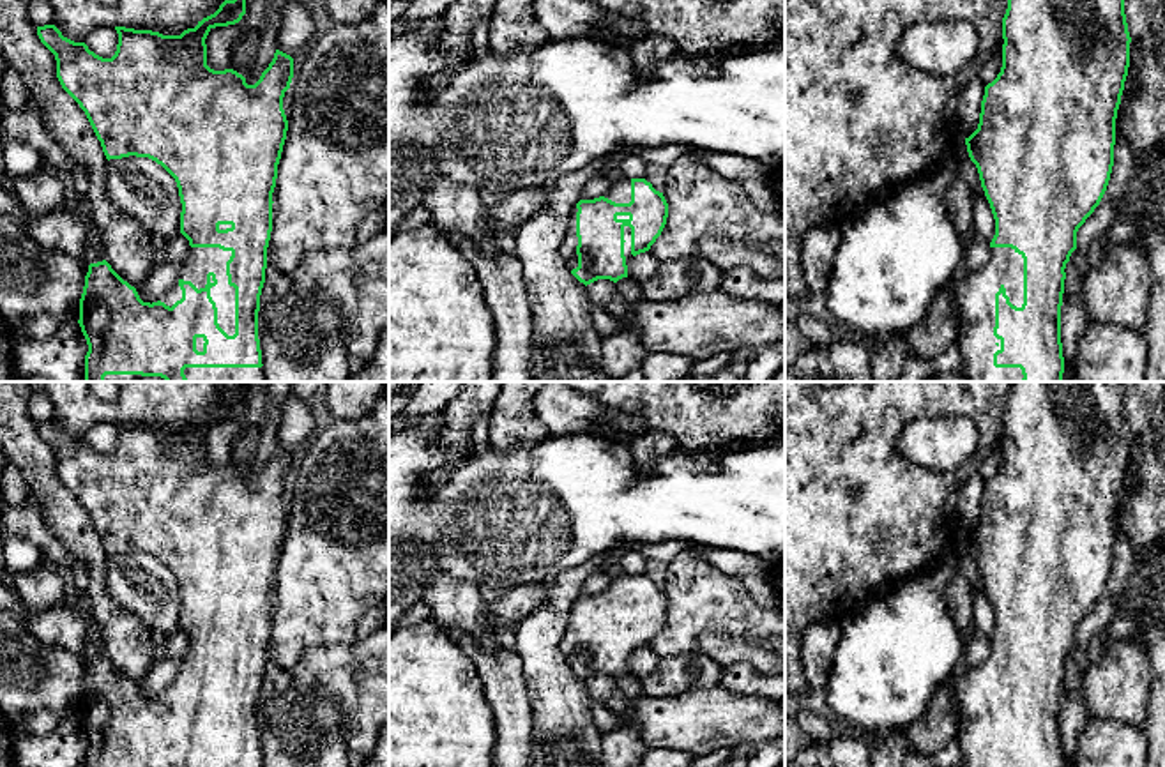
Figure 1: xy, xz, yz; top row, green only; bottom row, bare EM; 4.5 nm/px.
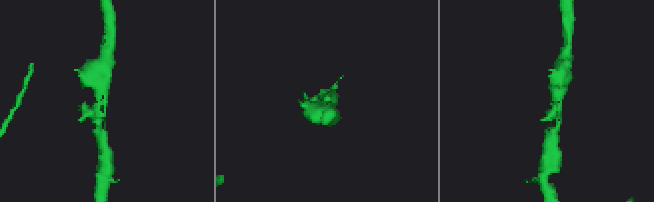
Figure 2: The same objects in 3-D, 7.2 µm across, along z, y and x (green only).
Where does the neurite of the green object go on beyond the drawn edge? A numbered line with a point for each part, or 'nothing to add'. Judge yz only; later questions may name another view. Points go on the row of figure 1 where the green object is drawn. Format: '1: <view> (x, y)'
1: yz (974, 294)

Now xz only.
1: xz (628, 255)

